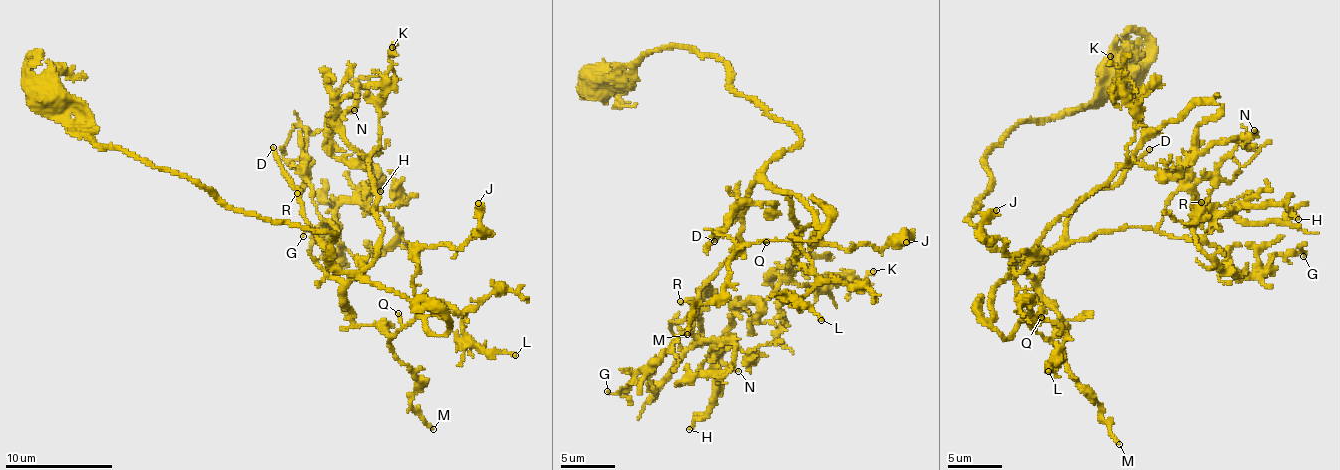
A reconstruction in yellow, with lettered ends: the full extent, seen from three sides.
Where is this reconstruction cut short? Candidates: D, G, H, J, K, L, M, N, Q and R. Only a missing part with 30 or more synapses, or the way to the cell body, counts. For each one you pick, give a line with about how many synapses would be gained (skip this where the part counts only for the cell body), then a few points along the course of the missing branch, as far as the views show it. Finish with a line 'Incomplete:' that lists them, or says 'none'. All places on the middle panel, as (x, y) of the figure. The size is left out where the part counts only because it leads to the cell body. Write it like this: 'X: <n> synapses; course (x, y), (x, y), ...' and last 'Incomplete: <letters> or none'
D: 100 synapses; course (714, 241), (742, 276), (767, 269), (785, 274), (816, 269), (830, 272)
Incomplete: D

